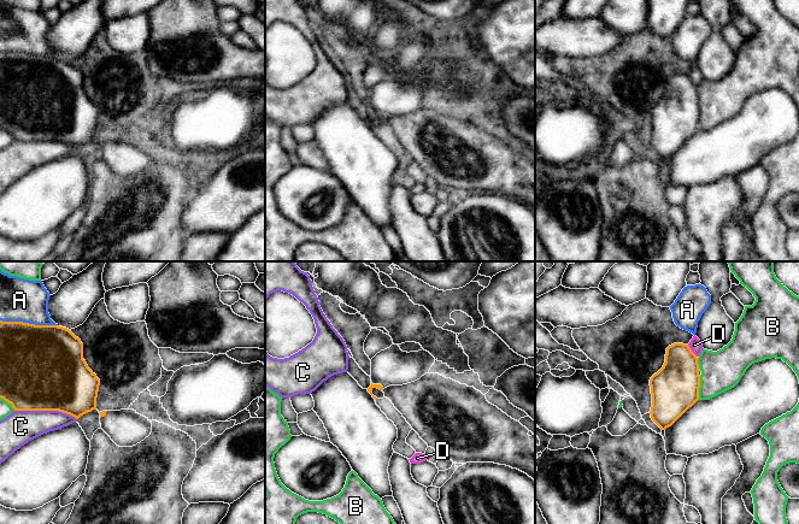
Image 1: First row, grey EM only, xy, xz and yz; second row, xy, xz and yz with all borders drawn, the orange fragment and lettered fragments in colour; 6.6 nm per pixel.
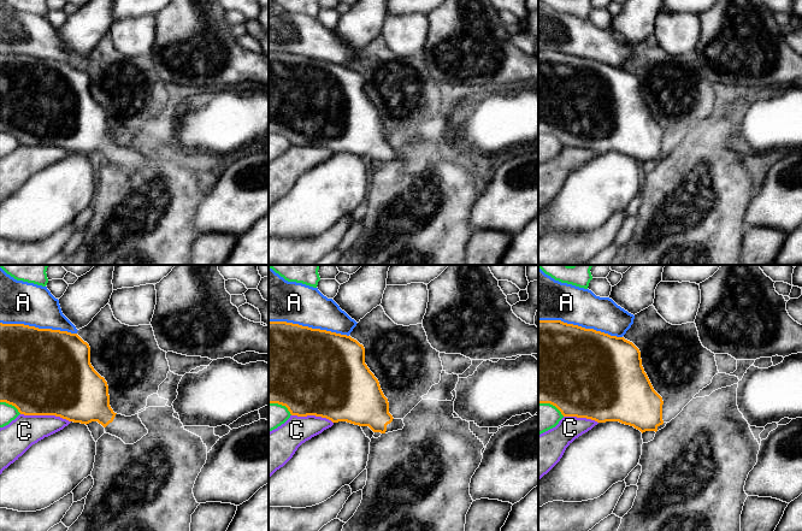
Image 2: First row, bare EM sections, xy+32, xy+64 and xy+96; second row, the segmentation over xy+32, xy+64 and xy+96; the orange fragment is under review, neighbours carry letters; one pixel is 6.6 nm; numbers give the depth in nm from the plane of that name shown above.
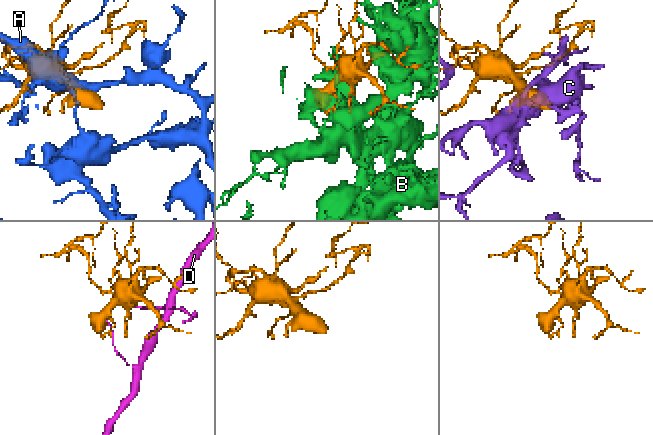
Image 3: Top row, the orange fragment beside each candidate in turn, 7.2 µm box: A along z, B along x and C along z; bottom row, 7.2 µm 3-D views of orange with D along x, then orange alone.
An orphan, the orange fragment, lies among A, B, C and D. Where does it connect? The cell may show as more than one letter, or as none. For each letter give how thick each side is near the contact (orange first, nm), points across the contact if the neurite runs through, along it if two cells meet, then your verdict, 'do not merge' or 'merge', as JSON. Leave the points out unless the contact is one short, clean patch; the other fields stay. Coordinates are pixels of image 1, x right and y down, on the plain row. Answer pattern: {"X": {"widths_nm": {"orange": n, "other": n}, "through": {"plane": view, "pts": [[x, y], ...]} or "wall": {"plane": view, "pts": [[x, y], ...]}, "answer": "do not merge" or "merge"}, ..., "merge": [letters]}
{"A": {"widths_nm": {"orange": 460, "other": 280}, "answer": "do not merge"}, "B": {"widths_nm": {"orange": 320, "other": 260}, "answer": "do not merge"}, "C": {"widths_nm": {"orange": 500, "other": 220}, "answer": "do not merge"}, "D": {"widths_nm": {"orange": 300, "other": 80}, "answer": "do not merge"}, "merge": []}

